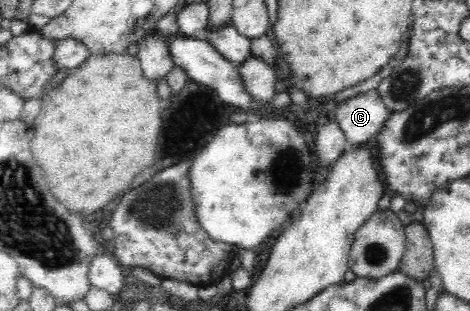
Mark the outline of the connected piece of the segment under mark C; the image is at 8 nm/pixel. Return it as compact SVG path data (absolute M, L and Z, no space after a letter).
M376 89L351 96L335 108L335 122L346 140L361 145L384 127L390 112Z

